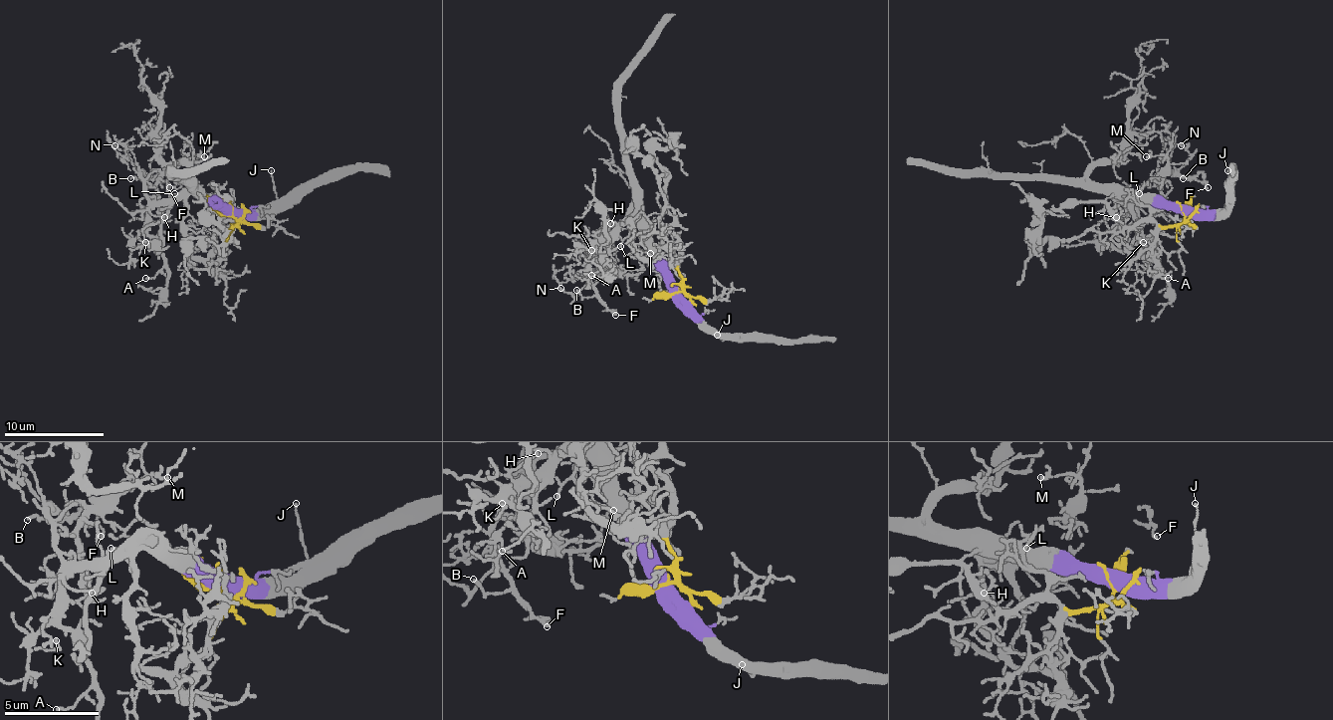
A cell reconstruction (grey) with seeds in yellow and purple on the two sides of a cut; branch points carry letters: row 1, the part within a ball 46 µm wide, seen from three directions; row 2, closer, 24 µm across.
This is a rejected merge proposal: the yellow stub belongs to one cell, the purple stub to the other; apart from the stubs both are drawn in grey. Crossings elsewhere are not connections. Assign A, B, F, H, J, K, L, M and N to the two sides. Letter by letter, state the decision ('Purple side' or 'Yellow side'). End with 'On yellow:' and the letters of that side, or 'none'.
A: Purple side
B: Purple side
F: Purple side
H: Purple side
J: Purple side
K: Purple side
L: Purple side
M: Purple side
N: Purple side
On yellow: none

